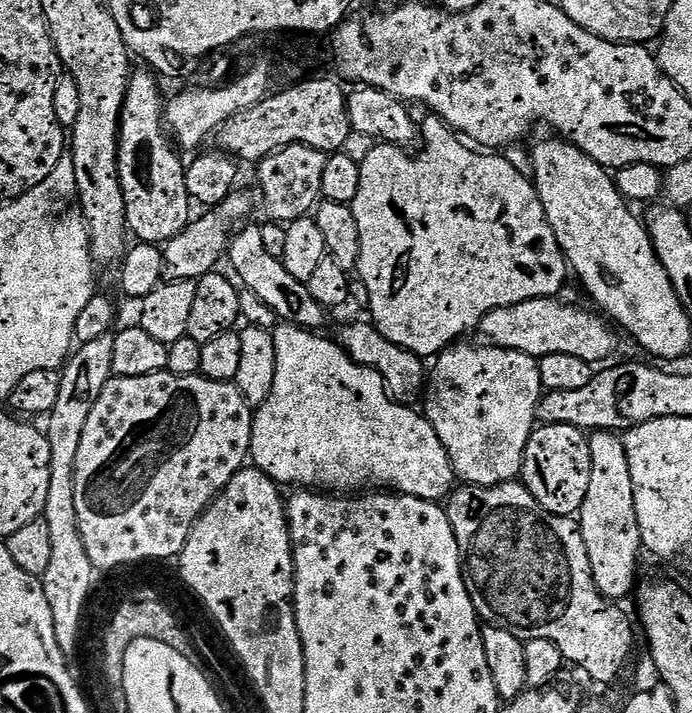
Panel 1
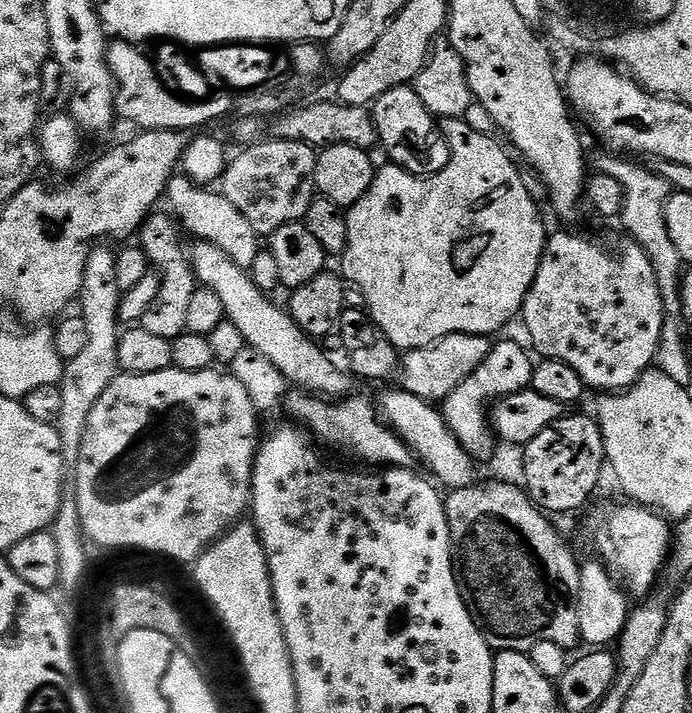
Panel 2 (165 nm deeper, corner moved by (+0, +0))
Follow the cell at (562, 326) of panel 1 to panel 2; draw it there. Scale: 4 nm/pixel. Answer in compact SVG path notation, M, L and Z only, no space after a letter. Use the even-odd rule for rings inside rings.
M446 334L446 338L425 348L407 349L398 369L398 380L404 383L401 384L403 391L429 402L444 401L454 390L458 390L458 386L462 386L462 382L466 382L466 378L470 378L470 374L474 374L474 370L478 370L478 366L482 366L482 362L486 362L493 343L492 336Z

